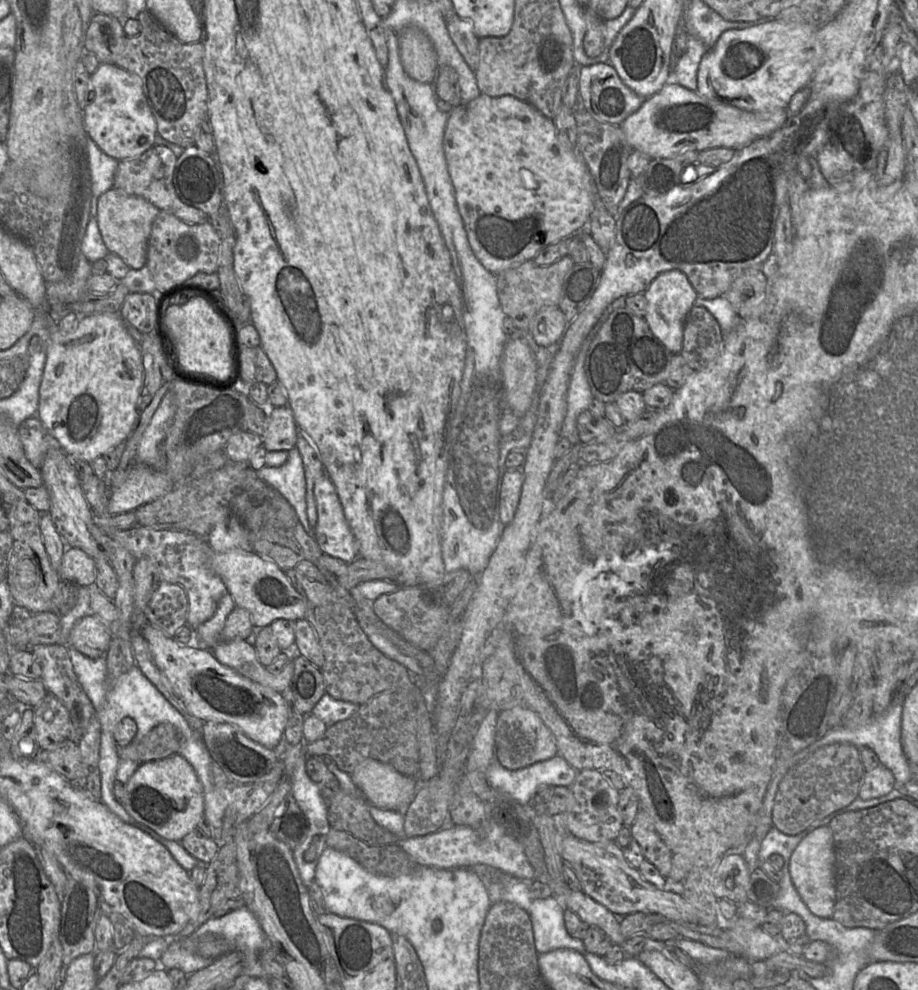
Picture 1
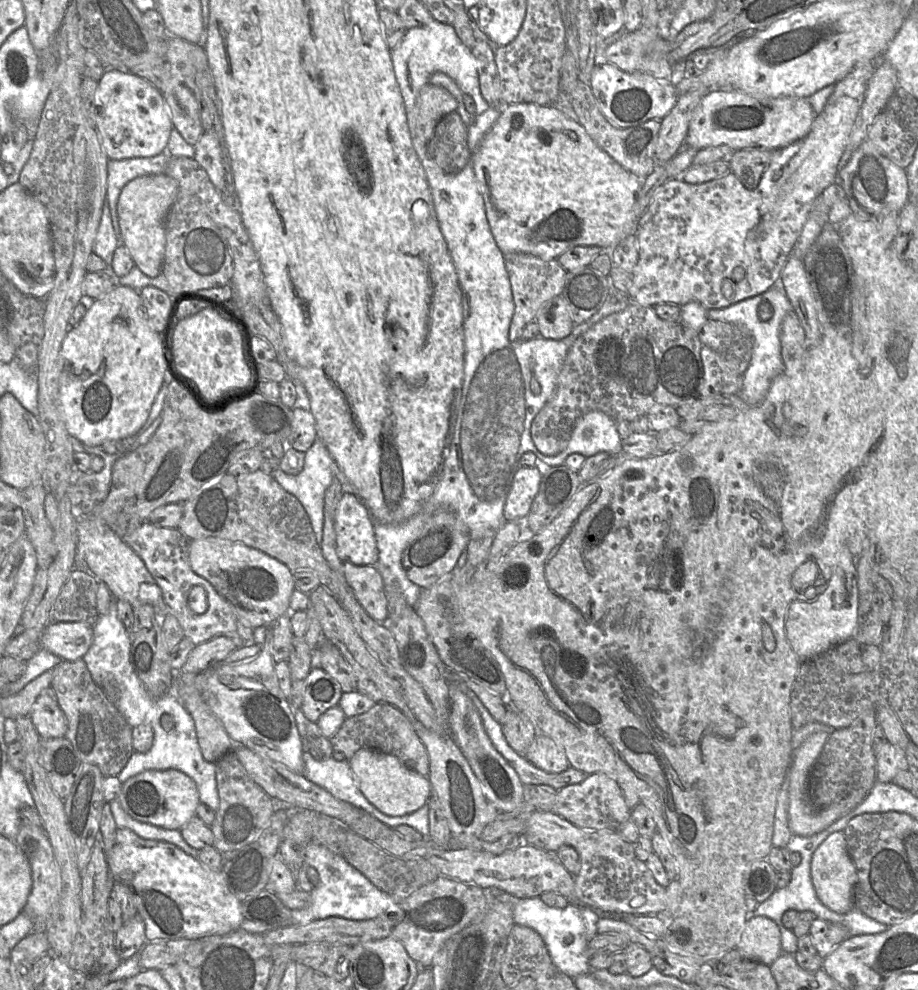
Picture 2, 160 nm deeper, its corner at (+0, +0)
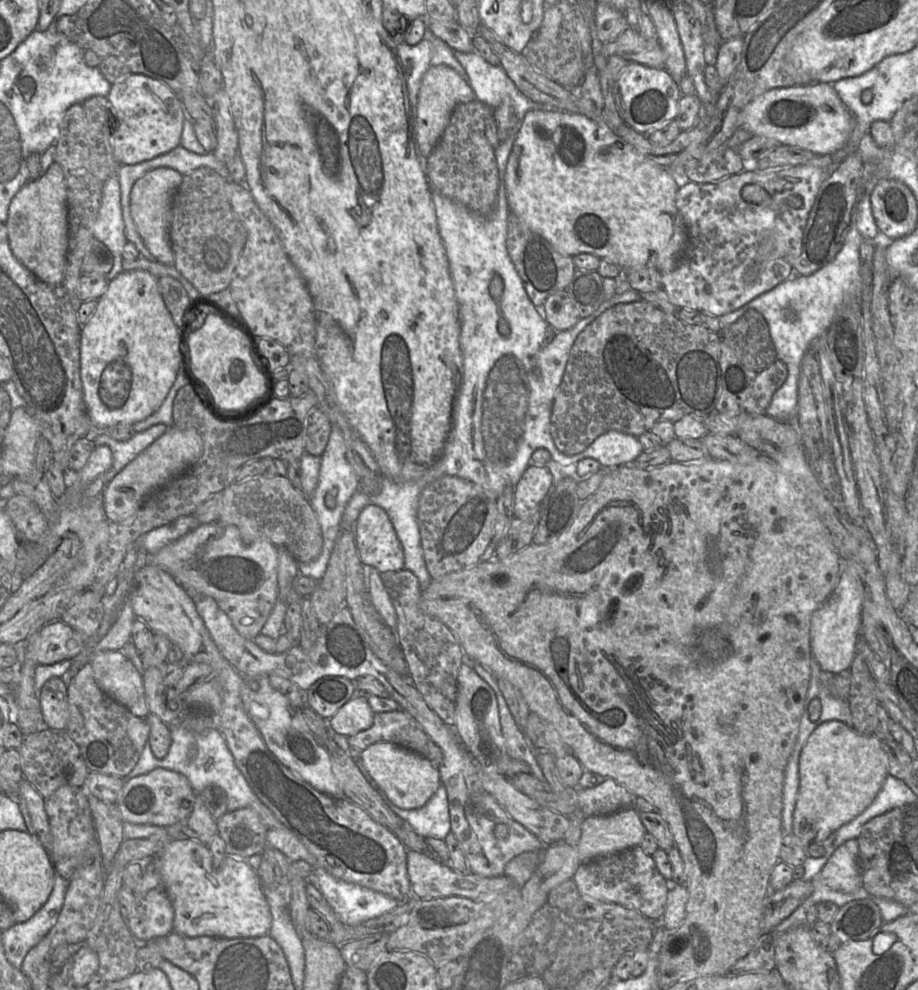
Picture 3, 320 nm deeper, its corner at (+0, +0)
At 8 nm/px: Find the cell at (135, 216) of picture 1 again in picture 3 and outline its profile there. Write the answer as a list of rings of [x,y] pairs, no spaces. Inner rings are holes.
[[[161,167],[147,172],[138,179],[131,190],[130,212],[138,233],[154,259],[164,265],[174,264],[174,253],[169,238],[173,196],[183,176],[172,168]]]

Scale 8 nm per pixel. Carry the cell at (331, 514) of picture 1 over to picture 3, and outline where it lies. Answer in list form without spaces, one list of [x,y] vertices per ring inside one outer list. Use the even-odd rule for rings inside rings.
[[[369,504],[354,525],[354,538],[358,556],[365,567],[372,567],[380,574],[404,569],[404,553],[401,543],[387,513],[379,506]]]

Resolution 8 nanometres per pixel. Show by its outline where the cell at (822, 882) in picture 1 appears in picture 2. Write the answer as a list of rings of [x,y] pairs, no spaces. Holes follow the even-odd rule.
[[[843,832],[832,833],[816,849],[811,861],[811,878],[817,897],[830,910],[844,914],[853,908],[856,869]]]

